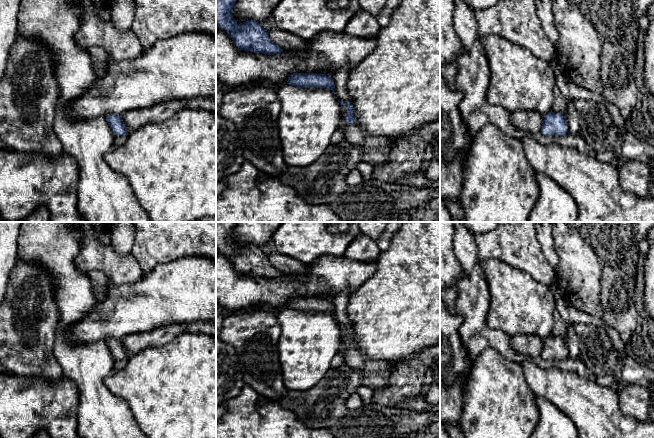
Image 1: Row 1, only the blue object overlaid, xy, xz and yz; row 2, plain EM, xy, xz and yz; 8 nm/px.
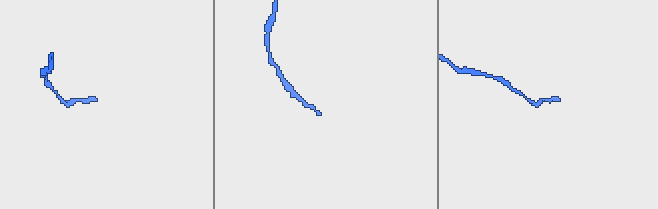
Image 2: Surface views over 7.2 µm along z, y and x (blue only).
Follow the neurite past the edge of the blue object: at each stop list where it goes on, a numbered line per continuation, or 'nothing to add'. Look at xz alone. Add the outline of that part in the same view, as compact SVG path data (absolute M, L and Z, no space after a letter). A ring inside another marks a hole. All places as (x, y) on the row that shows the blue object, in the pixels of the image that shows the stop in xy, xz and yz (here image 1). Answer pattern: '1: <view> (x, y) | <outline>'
1: xz (376, 150) | M355 123L350 124L345 132L345 139L362 149L363 162L373 166L384 164L389 159L390 138L369 136Z

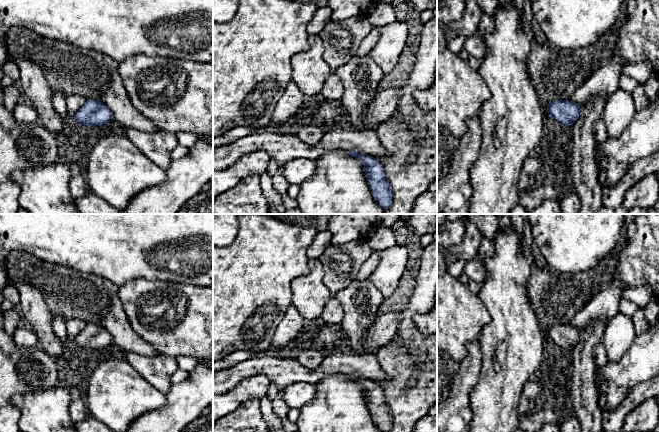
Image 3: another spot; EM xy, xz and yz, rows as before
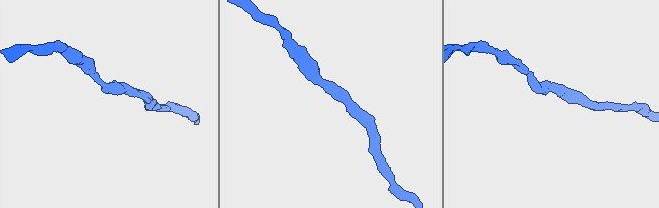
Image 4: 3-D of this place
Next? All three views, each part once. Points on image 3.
nothing to add

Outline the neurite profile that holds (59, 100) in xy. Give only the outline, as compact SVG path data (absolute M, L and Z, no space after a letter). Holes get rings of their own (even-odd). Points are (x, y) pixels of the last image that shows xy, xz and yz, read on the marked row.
M65 88L54 89L53 106L62 118L67 117L66 93Z

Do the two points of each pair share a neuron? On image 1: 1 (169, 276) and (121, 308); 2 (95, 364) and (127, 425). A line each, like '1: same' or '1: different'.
1: same
2: same

